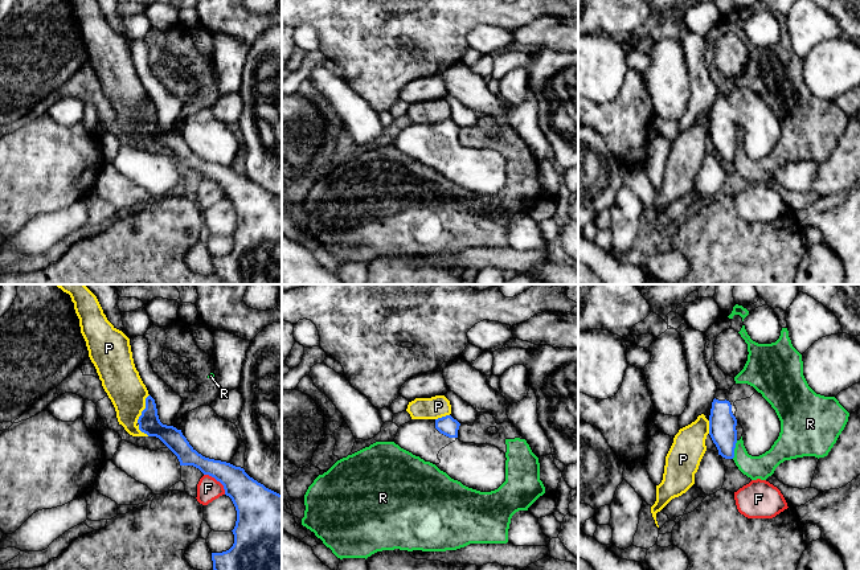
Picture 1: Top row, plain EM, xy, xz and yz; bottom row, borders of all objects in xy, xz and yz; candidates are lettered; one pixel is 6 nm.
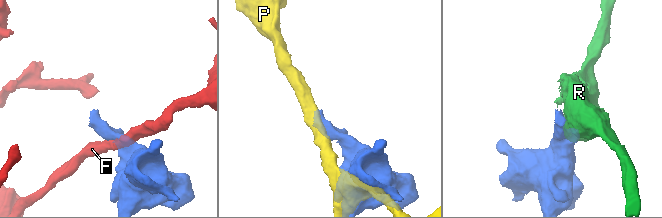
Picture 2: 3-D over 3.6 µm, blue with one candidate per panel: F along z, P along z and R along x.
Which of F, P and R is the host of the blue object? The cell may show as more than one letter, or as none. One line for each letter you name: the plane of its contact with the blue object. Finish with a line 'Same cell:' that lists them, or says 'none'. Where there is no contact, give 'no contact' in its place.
Same cell: none

